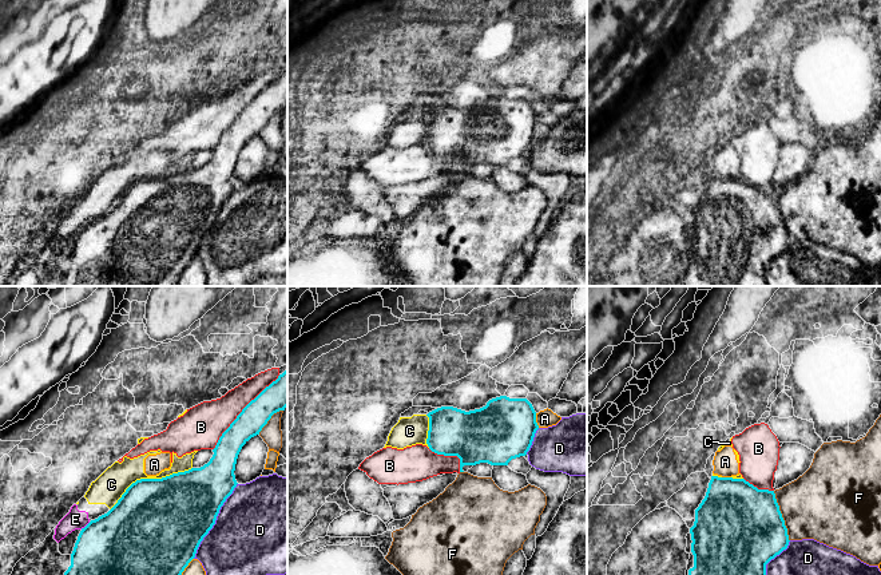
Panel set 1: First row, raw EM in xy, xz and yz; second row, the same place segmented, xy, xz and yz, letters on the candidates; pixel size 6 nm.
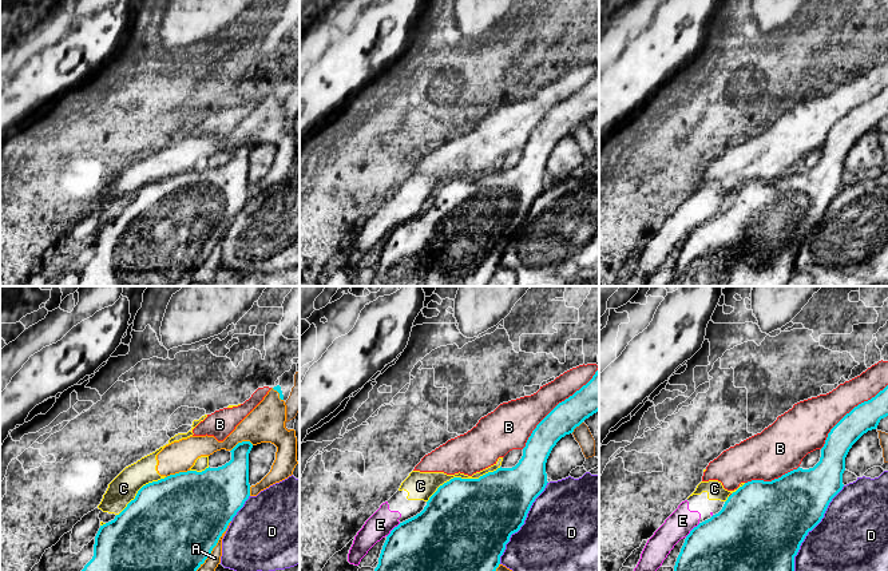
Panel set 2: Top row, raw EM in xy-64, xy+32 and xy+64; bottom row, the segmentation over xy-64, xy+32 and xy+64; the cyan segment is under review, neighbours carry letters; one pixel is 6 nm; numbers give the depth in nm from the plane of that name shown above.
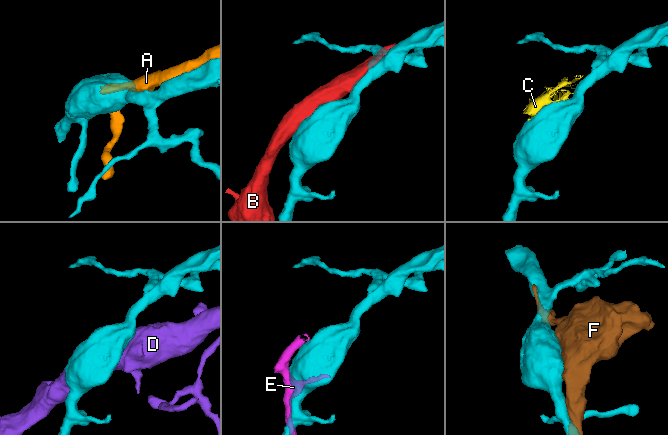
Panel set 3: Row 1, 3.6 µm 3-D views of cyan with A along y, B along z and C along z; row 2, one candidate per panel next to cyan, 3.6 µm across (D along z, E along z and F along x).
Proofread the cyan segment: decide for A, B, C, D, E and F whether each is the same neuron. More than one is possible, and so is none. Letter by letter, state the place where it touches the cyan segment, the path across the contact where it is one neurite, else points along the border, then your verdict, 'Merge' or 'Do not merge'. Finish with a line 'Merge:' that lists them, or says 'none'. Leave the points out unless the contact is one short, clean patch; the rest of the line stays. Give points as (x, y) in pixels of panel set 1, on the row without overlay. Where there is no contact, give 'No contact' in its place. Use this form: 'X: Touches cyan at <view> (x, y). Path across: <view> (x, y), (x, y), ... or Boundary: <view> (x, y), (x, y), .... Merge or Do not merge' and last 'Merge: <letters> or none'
A: Touches cyan at xz (535, 121). Do not merge
B: Touches cyan at xy (242, 111). Do not merge
C: Touches cyan at xy (149, 179). Do not merge
D: Touches cyan at xy (215, 219). Do not merge
E: Touches cyan at xy (86, 226). Do not merge
F: Touches cyan at yz (781, 217). Do not merge
Merge: none

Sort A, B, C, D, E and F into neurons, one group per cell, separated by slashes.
A C E / B / D / F

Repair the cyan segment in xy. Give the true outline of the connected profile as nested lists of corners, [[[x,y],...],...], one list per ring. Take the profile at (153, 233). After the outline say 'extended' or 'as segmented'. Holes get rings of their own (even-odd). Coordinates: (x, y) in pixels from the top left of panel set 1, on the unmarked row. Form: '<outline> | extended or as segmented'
[[[287,70],[242,110],[219,138],[207,164],[162,179],[136,181],[107,214],[82,229],[71,254],[71,266],[63,275],[63,286],[178,286],[182,273],[215,225],[221,207],[238,185],[234,171],[242,147],[259,135],[274,114],[286,107]]] | as segmented

